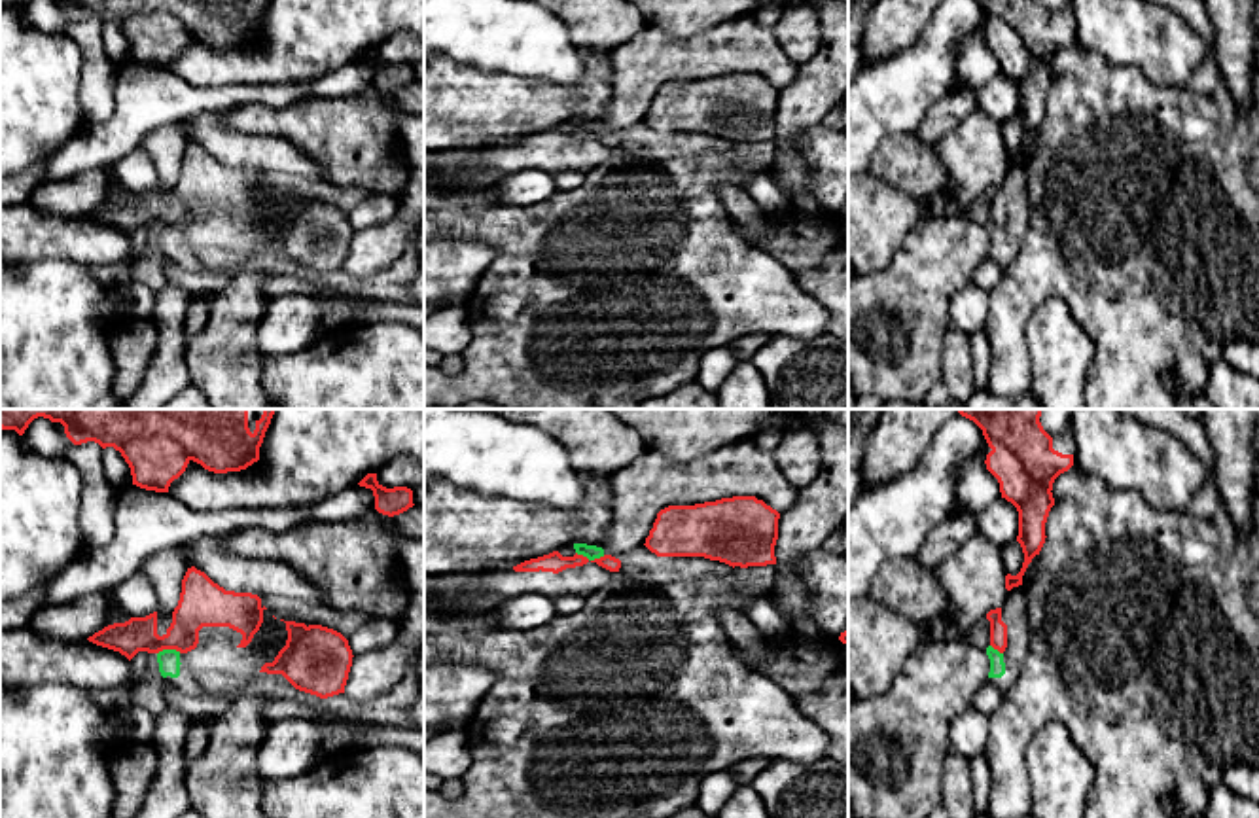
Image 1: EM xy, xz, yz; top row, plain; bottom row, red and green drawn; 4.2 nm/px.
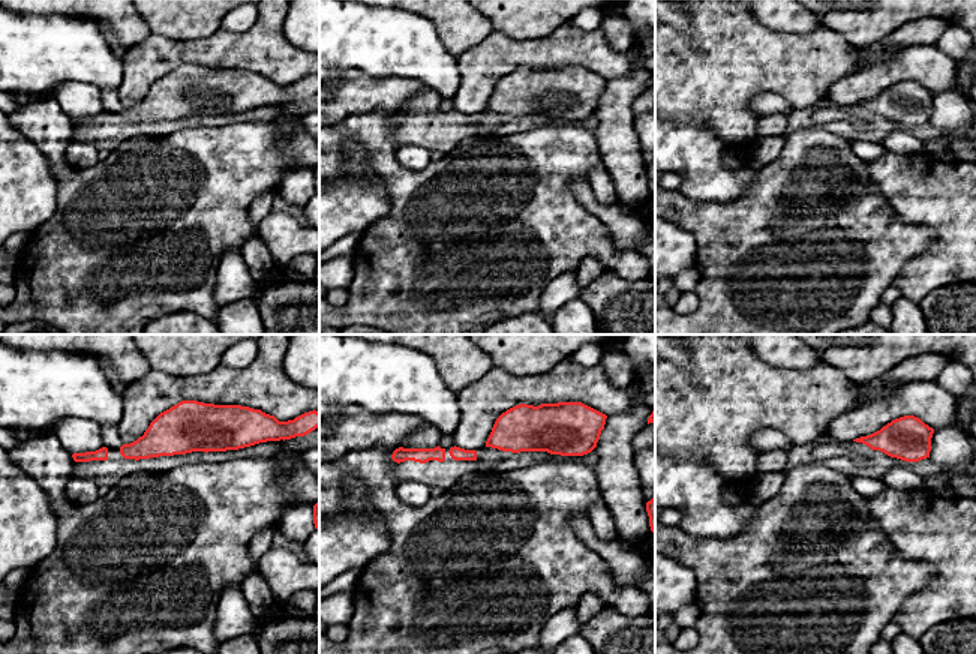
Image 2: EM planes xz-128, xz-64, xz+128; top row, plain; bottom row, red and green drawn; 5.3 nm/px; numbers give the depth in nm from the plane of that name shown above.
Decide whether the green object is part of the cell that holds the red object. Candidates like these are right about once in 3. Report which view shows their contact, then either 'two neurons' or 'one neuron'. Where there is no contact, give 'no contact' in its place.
xz | one neuron

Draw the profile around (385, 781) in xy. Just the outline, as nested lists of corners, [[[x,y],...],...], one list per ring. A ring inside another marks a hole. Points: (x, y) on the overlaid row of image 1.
[[[403,746],[328,752],[309,771],[263,784],[265,818],[424,818],[424,759]]]

